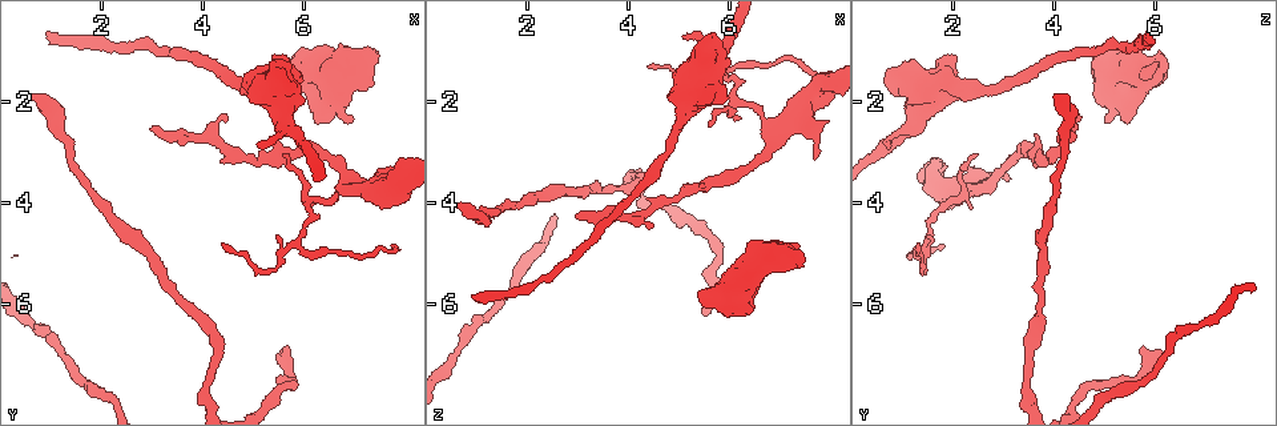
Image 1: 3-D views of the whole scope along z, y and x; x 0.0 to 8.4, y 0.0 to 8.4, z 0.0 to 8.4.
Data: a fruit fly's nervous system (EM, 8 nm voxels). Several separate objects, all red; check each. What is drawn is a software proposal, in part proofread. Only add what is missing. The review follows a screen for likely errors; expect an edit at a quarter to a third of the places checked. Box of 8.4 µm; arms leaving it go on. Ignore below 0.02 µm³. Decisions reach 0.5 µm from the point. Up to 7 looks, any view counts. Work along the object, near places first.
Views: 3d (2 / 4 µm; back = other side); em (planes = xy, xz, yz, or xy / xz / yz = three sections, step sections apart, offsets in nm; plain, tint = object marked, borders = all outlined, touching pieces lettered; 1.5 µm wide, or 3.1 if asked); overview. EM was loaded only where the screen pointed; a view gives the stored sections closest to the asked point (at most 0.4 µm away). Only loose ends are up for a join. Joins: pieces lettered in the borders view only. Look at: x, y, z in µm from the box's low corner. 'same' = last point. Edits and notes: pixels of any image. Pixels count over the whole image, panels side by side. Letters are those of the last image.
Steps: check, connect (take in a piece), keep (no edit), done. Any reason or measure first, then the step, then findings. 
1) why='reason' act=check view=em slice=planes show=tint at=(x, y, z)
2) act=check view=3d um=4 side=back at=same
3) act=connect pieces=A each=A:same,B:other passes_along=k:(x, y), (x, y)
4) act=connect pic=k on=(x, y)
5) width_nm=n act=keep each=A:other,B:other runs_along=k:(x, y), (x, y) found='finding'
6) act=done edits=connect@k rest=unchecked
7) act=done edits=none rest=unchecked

why='end of a long branch' act=check view=3d um=2 at=(0.95, 0.70, 5.85)

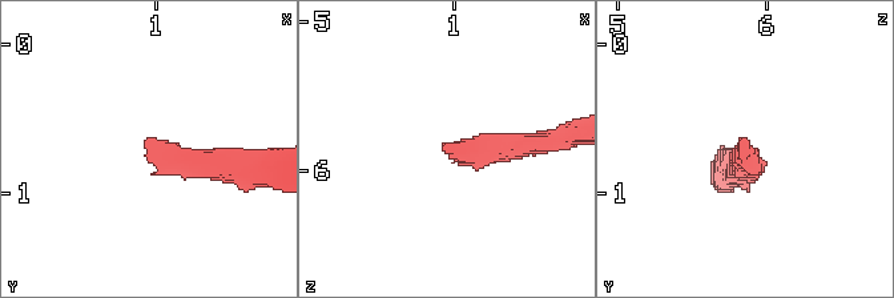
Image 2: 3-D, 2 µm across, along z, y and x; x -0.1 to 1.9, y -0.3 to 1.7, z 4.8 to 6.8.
why='now the EM' act=check view=em slice=planes show=borders at=(0.92, 0.66, 5.88)

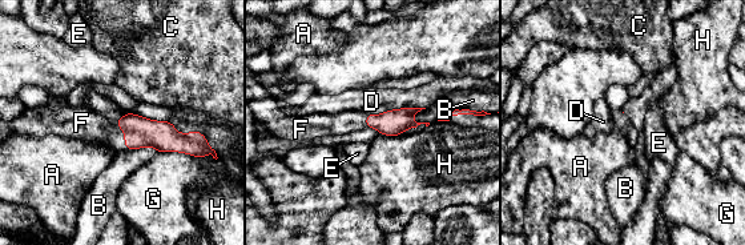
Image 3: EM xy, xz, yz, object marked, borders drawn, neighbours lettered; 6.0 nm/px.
longest_contact=D:360nm act=connect pieces=F each=A:other,B:other,C:other,D:other,E:other,F:same,G:other,H:other passes_along=3:(140, 132), (124, 136), (87, 125) found='it goes on there'

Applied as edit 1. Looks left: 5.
why='an open end' act=check view=3d um=4 side=back at=(3.00, 2.55, 4.20)

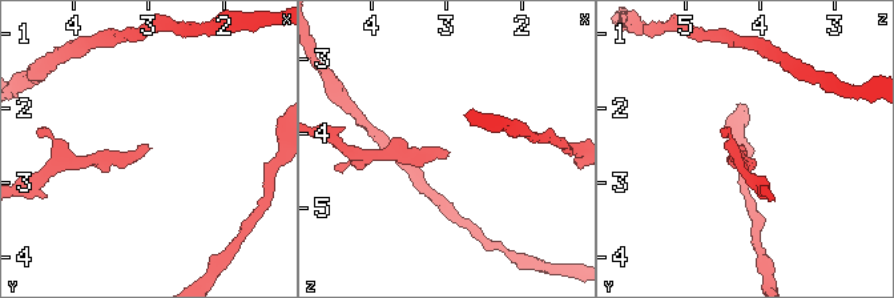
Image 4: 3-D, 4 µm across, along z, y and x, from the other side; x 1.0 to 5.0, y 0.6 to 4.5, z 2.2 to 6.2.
act=check view=em slice=planes show=borders at=(3.00, 2.55, 4.25)

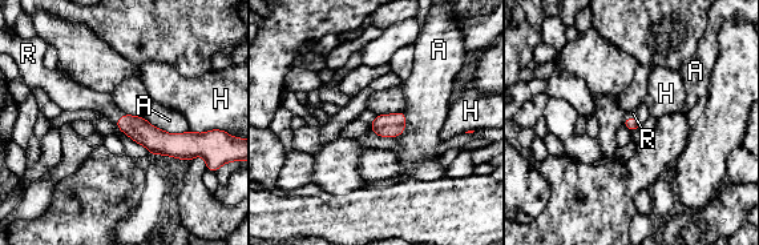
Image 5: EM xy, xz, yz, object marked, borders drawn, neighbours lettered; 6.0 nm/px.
act=connect pieces=R each=A:other,H:other,R:same passes_along=5:(138, 129), (120, 119), (84, 99) found='the neuron continues'

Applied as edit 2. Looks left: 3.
why='see it whole again' act=check view=overview

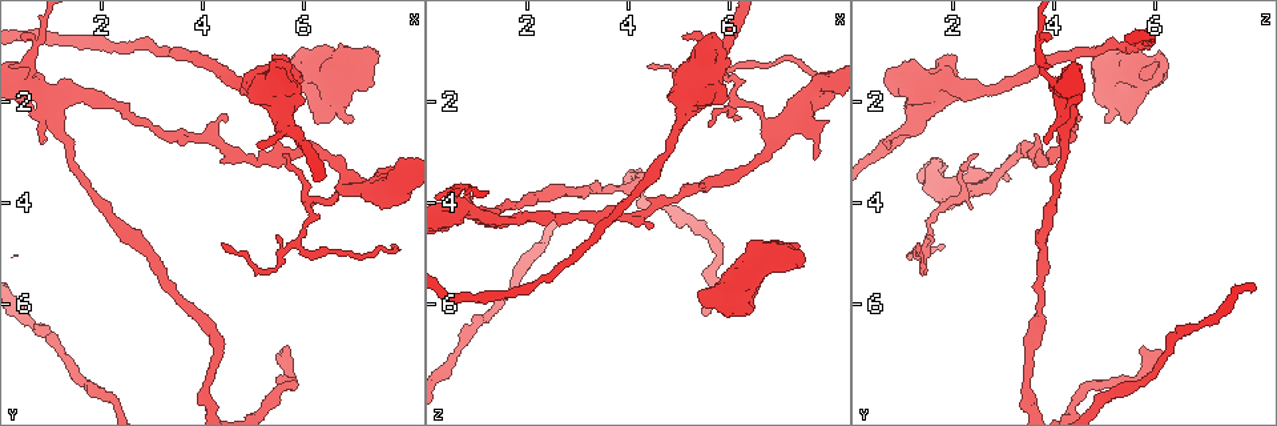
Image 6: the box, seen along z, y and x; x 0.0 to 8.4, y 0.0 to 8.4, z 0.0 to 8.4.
why='branch stops here' act=check view=em slice=planes show=borders at=(7.40, 1.00, 5.25)

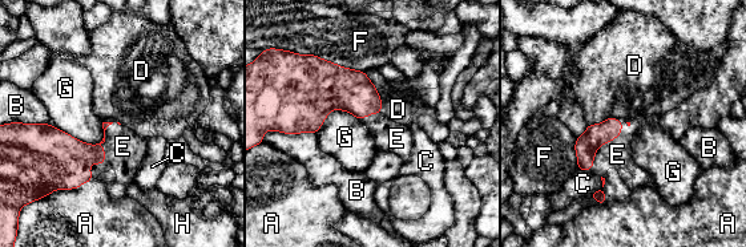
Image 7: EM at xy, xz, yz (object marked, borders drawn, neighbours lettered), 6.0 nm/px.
act=connect pieces=E each=A:other,B:other,C:other,D:other,E:same,F:other,G:other,H:other passes_along=7:(63, 160), (104, 156), (124, 150) found='the neuron continues'

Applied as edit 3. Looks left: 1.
act=done edits=connect@3,connect@5,connect@7 rest=unchecked

